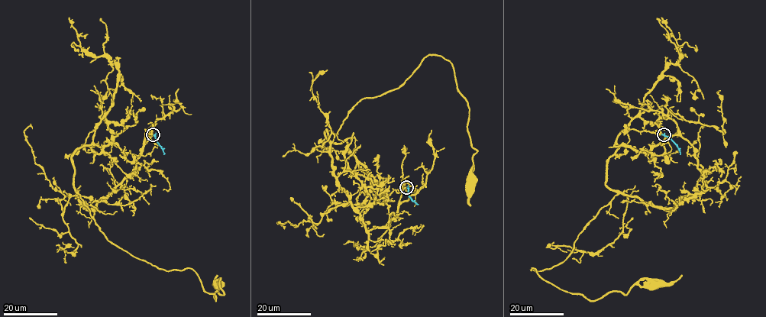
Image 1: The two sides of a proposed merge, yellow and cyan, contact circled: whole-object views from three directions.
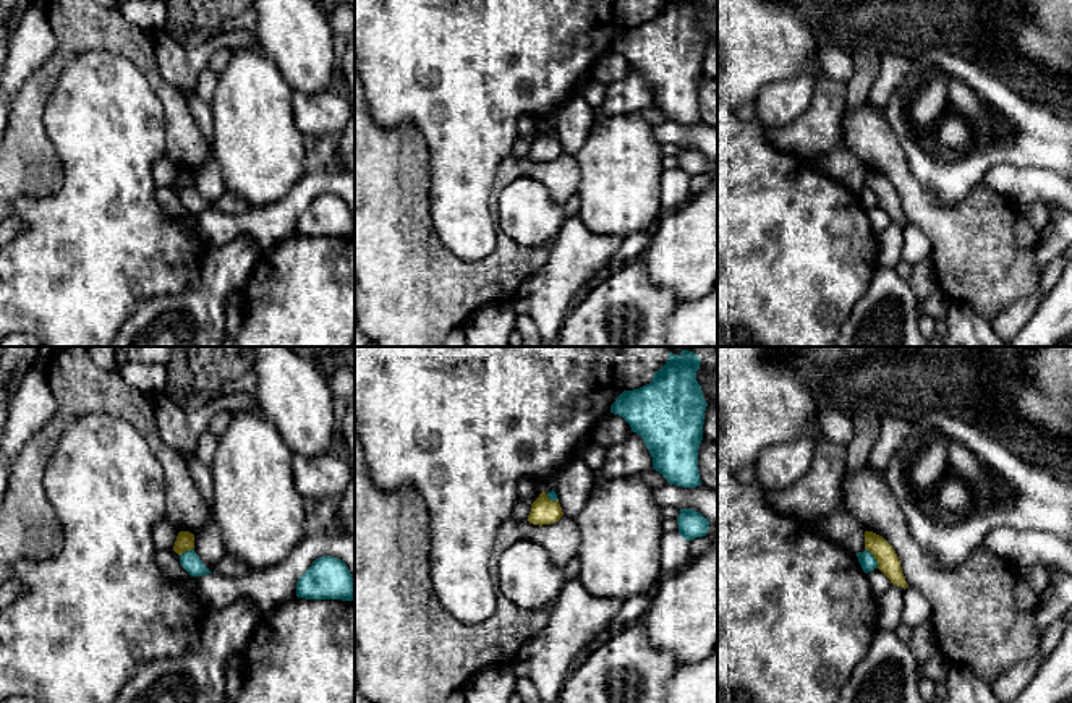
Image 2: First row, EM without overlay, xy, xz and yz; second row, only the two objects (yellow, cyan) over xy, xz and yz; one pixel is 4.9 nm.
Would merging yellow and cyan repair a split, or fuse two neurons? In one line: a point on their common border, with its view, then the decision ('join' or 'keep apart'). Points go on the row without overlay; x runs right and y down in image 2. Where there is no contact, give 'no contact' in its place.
meets yellow in yz at (875, 195); keep apart

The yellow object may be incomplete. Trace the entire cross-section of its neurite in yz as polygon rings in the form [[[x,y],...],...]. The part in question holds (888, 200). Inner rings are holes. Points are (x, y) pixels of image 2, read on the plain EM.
[[[865,168],[865,186],[878,198],[878,206],[891,217],[892,222],[908,225],[902,211],[900,198],[892,183],[879,172]]]

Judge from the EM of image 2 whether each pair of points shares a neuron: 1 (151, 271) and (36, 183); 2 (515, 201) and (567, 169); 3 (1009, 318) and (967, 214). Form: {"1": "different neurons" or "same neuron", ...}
{"1": "different neurons", "2": "different neurons", "3": "different neurons"}

